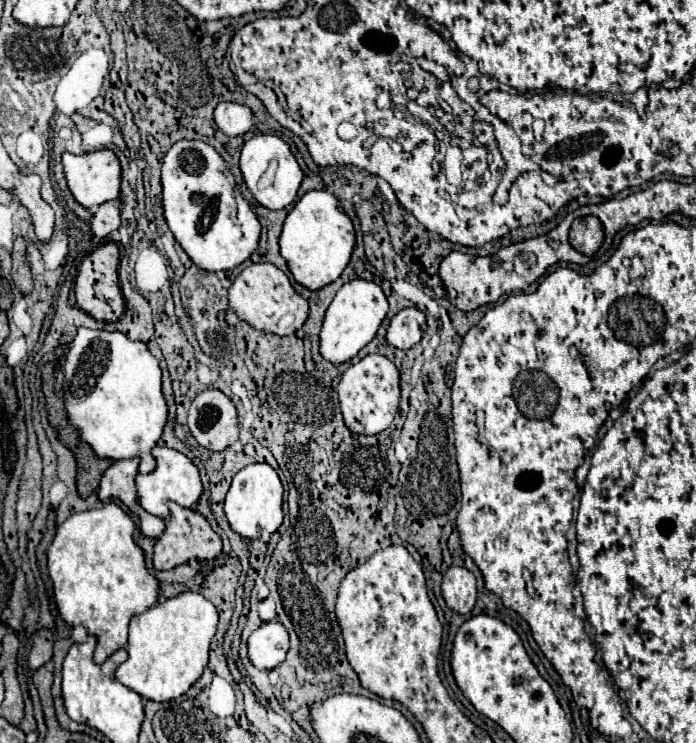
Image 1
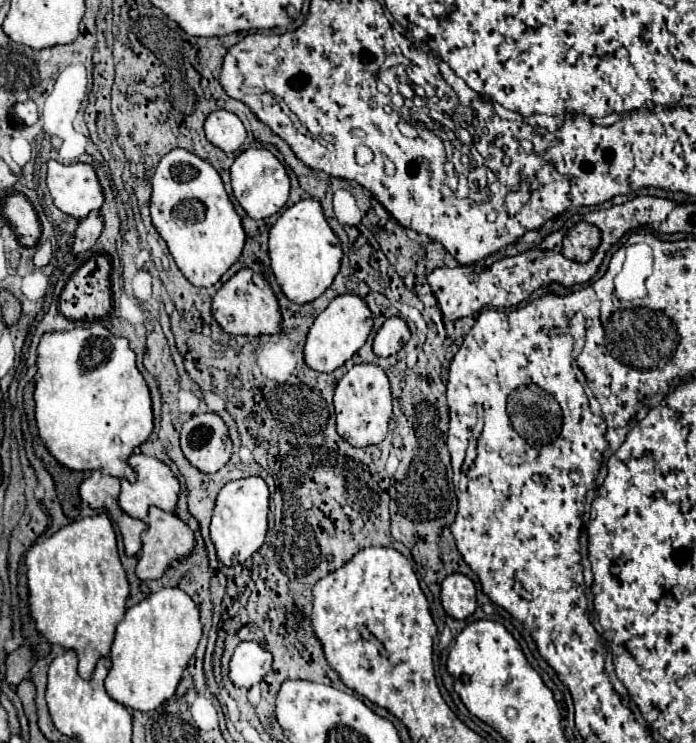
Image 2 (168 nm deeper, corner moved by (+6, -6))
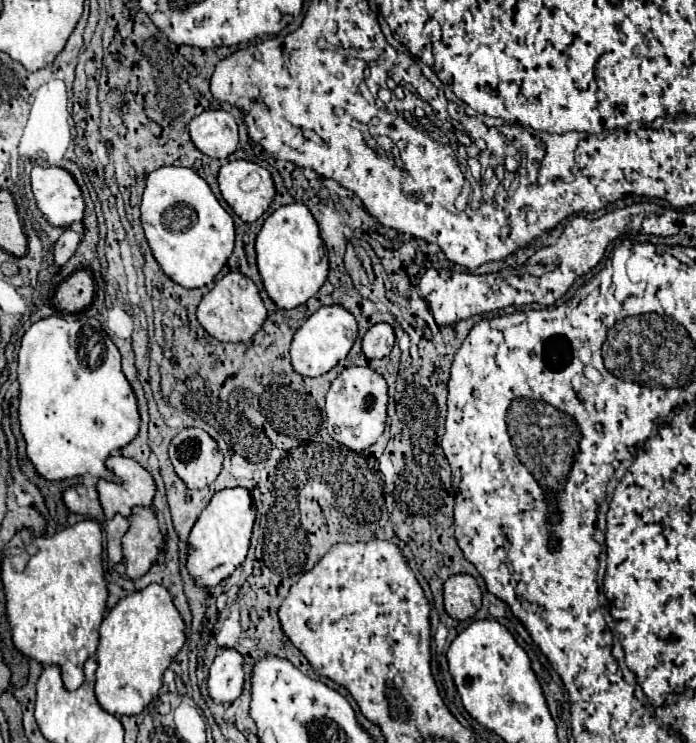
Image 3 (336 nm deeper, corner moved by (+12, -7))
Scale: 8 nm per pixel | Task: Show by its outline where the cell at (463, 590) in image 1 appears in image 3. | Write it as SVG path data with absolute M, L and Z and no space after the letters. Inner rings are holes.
M468 574L450 576L444 584L444 604L448 616L454 620L472 618L482 606L482 592L478 582Z

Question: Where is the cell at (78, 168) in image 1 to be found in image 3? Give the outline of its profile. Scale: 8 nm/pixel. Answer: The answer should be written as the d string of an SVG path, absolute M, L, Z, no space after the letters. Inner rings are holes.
M34 166L32 168L32 174L30 174L30 186L32 186L32 192L34 192L36 206L42 212L42 216L48 220L50 226L68 228L76 220L82 220L84 200L82 200L80 188L78 188L78 184L74 182L74 178L64 168L56 168L56 166L50 166L50 168Z

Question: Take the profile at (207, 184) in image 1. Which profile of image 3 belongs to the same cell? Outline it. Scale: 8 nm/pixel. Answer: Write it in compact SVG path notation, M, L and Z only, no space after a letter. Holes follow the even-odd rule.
M162 166L146 180L140 204L146 242L162 272L184 288L204 288L224 268L234 248L234 222L204 178L182 166Z

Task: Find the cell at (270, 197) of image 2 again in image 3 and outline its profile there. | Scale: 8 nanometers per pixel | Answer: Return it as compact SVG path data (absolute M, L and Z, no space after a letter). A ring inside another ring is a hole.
M246 160L226 162L218 172L218 188L242 222L258 220L276 194L270 172Z

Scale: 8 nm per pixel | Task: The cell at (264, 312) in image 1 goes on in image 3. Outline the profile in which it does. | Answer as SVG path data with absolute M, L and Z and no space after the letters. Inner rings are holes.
M230 272L224 278L220 278L208 294L204 294L196 308L196 316L202 328L212 338L220 342L246 342L262 328L266 320L266 308L262 304L256 284L240 272Z

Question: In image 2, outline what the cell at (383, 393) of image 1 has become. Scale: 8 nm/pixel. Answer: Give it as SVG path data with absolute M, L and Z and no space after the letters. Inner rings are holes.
M360 363L354 365L336 385L334 393L336 407L336 431L352 447L366 447L380 443L388 433L388 421L392 415L390 383L380 365Z

